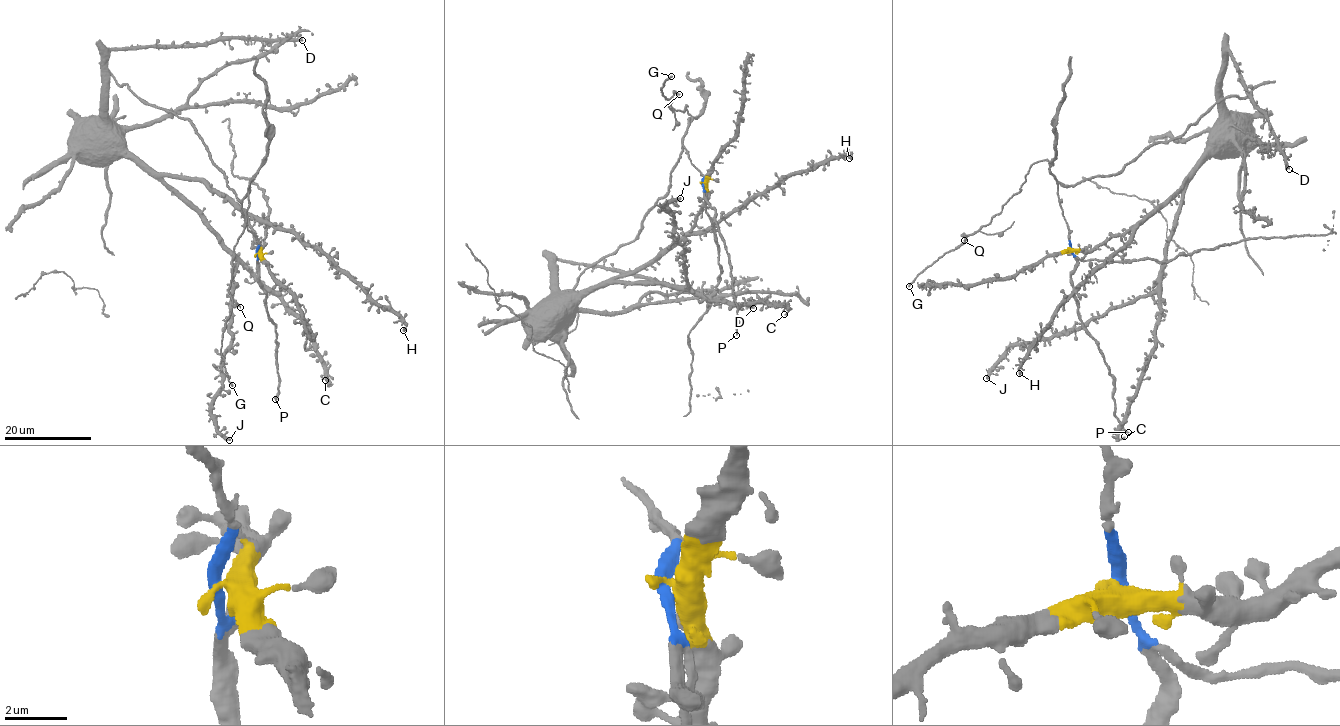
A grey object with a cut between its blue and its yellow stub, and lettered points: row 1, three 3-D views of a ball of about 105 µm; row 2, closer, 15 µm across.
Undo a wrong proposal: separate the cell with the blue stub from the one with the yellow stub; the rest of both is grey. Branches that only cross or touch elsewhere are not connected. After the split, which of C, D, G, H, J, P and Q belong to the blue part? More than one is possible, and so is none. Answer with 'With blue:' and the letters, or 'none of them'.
With blue: G, P, Q

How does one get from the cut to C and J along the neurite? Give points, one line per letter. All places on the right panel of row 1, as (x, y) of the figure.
C: (1070, 248), (1098, 248), (1124, 235), (1184, 182), (1166, 248), (1156, 347), (1119, 434), (1124, 436)
J: (1070, 248), (1098, 248), (1124, 235), (1184, 182), (1151, 291), (1077, 328), (1010, 348), (986, 378)

